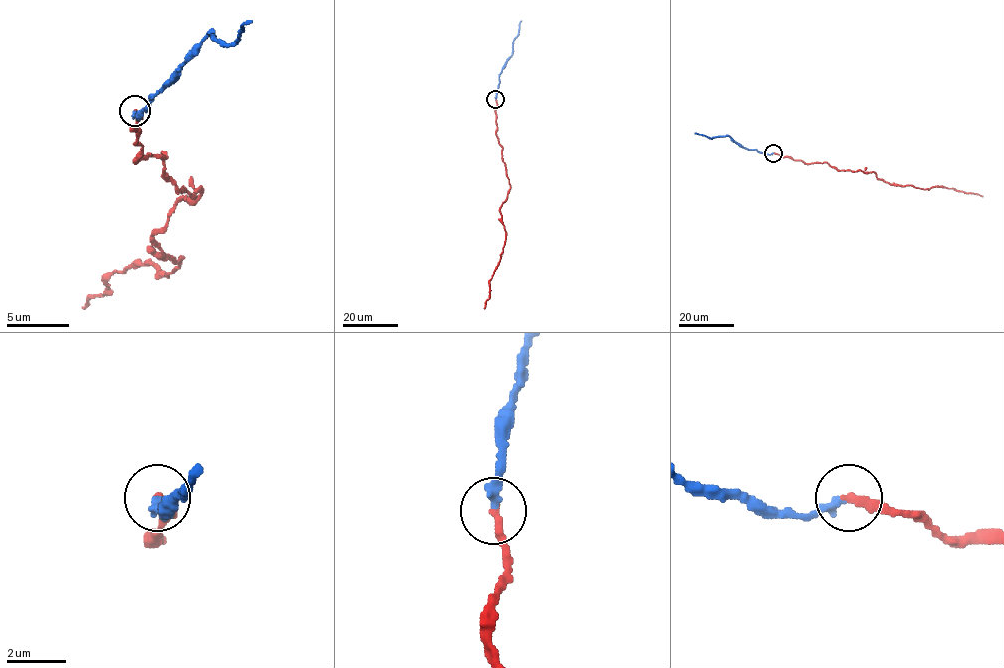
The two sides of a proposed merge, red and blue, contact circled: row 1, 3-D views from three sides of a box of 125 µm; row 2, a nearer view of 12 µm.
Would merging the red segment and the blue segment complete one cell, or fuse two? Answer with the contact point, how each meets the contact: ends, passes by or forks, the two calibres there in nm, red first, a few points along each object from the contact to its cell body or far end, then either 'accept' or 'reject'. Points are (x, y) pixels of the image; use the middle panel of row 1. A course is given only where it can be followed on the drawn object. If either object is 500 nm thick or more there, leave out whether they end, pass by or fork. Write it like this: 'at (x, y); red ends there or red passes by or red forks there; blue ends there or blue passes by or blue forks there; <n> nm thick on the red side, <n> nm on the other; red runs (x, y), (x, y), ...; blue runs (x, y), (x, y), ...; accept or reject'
at (495, 99); red ends there; blue ends there; 340 nm thick on the red side, 320 nm on the other; red runs (495, 99), (496, 136), (510, 188), (499, 210), (506, 232), (503, 252), (489, 282), (489, 298), (484, 308); blue runs (495, 99), (499, 75), (512, 54), (513, 40), (521, 20); accept

